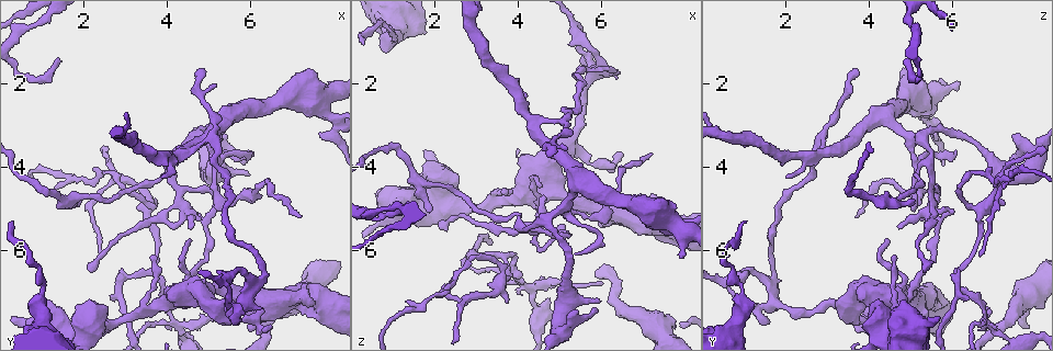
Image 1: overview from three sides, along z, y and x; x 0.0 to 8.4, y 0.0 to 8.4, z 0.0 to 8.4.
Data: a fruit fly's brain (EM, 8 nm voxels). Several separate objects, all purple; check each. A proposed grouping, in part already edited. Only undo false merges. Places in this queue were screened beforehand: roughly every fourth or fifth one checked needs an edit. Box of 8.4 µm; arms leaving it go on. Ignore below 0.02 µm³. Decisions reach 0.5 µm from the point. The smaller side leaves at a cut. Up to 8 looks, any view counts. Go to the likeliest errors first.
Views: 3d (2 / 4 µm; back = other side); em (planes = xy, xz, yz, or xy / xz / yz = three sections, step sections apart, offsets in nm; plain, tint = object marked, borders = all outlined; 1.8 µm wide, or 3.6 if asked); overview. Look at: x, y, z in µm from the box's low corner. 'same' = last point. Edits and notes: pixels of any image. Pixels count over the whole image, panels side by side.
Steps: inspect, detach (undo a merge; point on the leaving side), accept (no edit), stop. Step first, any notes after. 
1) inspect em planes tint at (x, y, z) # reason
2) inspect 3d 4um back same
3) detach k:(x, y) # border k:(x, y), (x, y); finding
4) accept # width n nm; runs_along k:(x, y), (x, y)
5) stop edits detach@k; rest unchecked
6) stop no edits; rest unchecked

inspect em xz step 4 tint at (4.40, 7.85, 6.90)

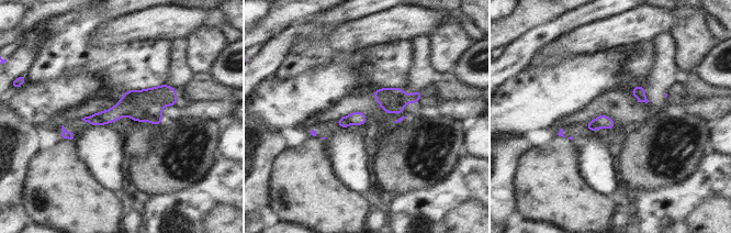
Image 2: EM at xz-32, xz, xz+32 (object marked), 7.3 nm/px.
inspect em planes tint same

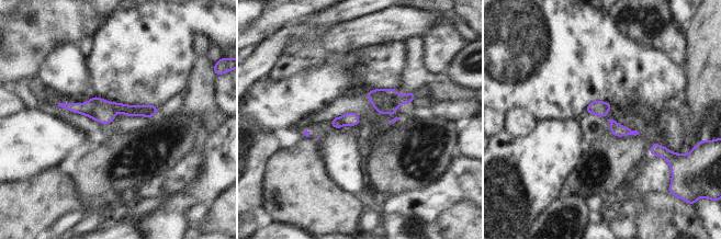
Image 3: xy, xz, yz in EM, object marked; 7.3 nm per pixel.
accept # runs_along 3:(66, 105), (126, 110), (155, 107); all the same cell

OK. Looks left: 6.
inspect em planes tint at (6.10, 6.95, 1.70) # abrupt turn

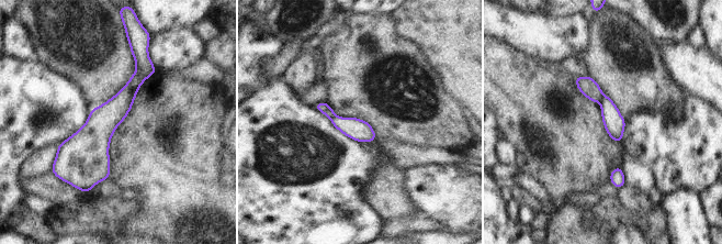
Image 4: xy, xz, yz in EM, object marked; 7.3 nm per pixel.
detach 4:(587, 86) # border 4:(604, 95), (600, 102); two cells meet here

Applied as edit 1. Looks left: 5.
inspect overview

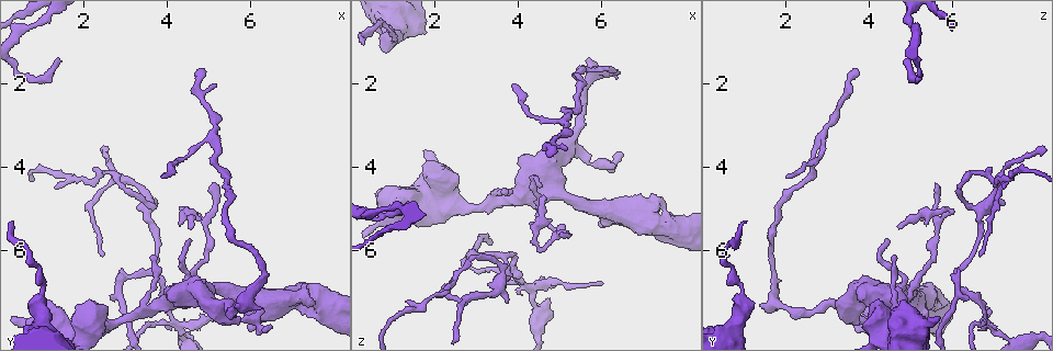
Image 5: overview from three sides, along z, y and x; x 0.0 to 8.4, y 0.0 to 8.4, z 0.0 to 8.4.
inspect em xz step 16 tint at (3.55, 5.00, 6.65) # three arms meet

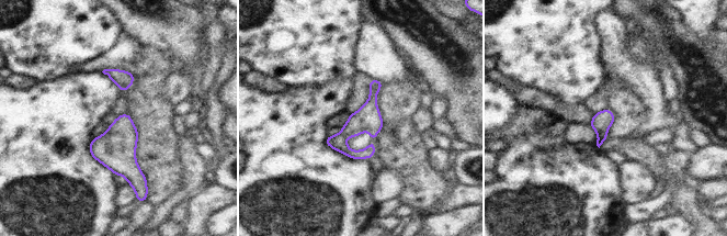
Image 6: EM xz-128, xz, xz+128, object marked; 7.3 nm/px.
inspect em planes tint same # another direction

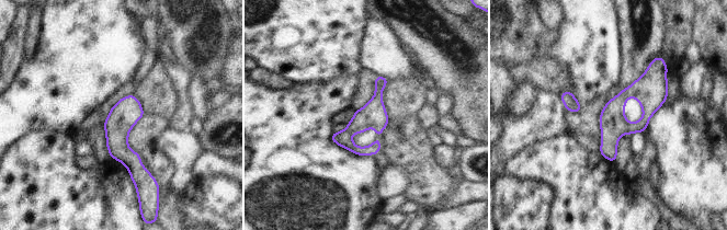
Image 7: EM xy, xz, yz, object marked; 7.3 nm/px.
accept # runs_along 7:(654, 66), (614, 107), (613, 159); one cell here

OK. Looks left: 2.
stop edits detach@4; rest unchecked

